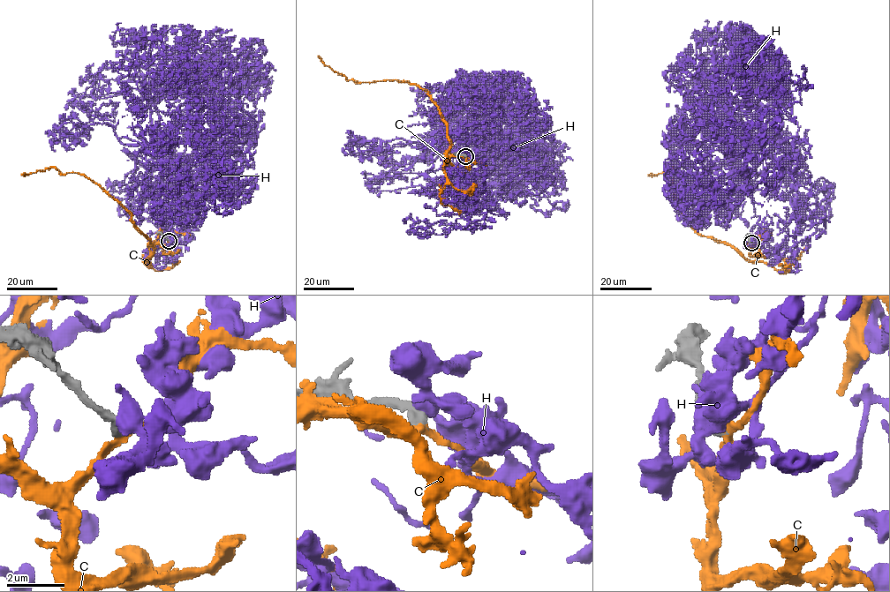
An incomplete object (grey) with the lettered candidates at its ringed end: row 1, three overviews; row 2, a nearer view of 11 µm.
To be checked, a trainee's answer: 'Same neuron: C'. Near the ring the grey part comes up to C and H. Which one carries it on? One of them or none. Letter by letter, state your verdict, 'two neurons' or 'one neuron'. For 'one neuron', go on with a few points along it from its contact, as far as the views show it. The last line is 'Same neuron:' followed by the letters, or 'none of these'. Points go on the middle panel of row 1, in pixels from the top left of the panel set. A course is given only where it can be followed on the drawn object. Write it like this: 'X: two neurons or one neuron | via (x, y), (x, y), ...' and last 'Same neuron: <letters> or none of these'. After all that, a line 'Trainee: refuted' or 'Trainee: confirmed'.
C: one neuron | via (465, 156), (448, 156), (445, 161), (449, 146), (445, 122), (425, 90), (394, 79), (356, 82), (317, 56)
H: two neurons
Same neuron: C
Trainee: confirmed

